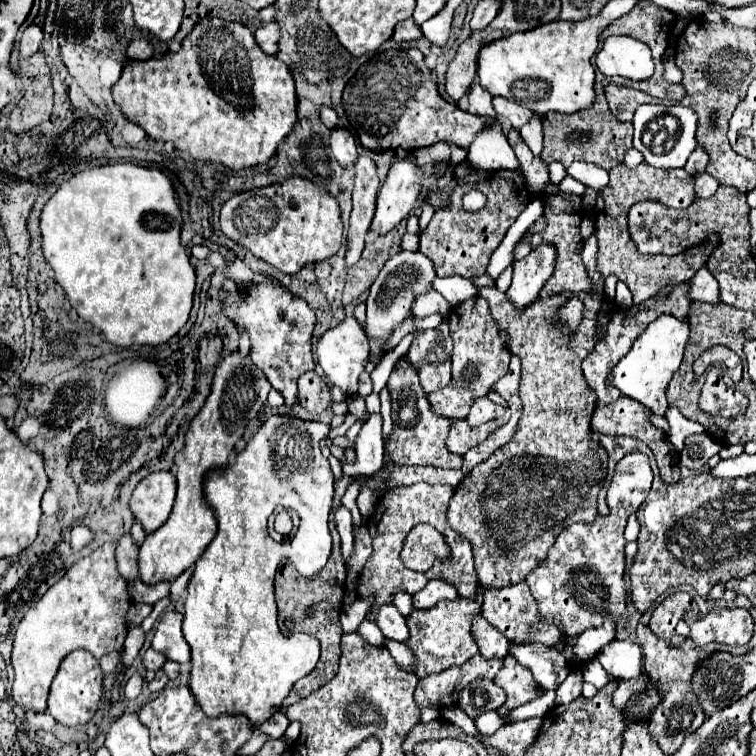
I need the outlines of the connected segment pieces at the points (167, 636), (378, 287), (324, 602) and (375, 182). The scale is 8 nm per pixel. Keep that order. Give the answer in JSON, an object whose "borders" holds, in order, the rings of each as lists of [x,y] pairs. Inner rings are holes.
{"borders":[[[[165,611],[151,647],[161,651],[167,659],[177,661],[177,663],[187,663],[189,661],[189,645],[181,633],[181,623],[183,623],[183,615],[179,611]]],[[[399,251],[383,265],[383,269],[381,269],[379,277],[375,279],[375,283],[371,285],[369,297],[367,297],[367,335],[371,339],[371,359],[375,363],[379,363],[383,359],[383,355],[381,355],[383,339],[389,337],[393,327],[411,313],[413,297],[429,291],[433,279],[435,279],[433,263],[419,251],[415,251],[415,253]]],[[[331,519],[329,529],[331,529],[331,537],[333,537],[333,551],[321,573],[307,579],[307,577],[297,575],[297,571],[293,569],[293,565],[289,561],[283,561],[283,565],[279,567],[279,571],[275,575],[275,599],[277,599],[277,607],[279,607],[279,627],[285,629],[285,619],[289,617],[295,623],[293,631],[309,633],[309,635],[317,637],[321,643],[321,659],[319,659],[317,667],[313,669],[313,673],[309,673],[307,677],[303,677],[301,681],[295,683],[295,689],[291,689],[289,697],[283,701],[283,707],[291,705],[293,701],[299,701],[301,697],[309,697],[311,693],[315,693],[319,689],[319,685],[325,685],[327,681],[331,681],[339,669],[339,657],[341,657],[339,641],[343,635],[343,629],[339,623],[339,613],[343,609],[343,597],[345,597],[345,561],[341,555],[339,533],[333,525],[333,519]],[[307,607],[313,607],[311,617],[305,617]]],[[[361,155],[355,163],[355,189],[353,189],[353,211],[351,211],[351,227],[347,235],[347,267],[353,267],[363,251],[365,235],[369,231],[377,191],[379,191],[379,179],[375,163]]]]}

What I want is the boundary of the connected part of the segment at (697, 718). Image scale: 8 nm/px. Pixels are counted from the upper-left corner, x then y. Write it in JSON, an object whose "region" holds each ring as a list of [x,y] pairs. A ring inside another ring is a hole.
{"region":[[[649,607],[641,615],[639,625],[637,625],[637,639],[639,639],[641,651],[643,651],[645,671],[647,671],[649,679],[653,681],[655,689],[659,689],[659,693],[661,693],[661,705],[657,705],[651,713],[651,735],[661,743],[663,753],[669,755],[669,753],[675,753],[681,747],[687,733],[695,731],[705,721],[703,707],[701,707],[701,703],[697,701],[697,695],[691,689],[691,679],[693,679],[693,673],[697,671],[699,663],[713,655],[713,645],[687,647],[687,651],[685,651],[683,645],[669,645],[667,641],[653,635],[653,631],[649,629],[651,613],[653,613],[653,607]]]}

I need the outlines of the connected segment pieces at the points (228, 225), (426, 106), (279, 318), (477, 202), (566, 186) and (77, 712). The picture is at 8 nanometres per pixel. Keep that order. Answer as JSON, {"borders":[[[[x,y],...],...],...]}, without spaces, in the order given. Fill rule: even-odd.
{"borders":[[[[287,177],[281,183],[243,191],[221,207],[221,231],[235,243],[247,247],[255,257],[283,273],[297,273],[307,263],[335,255],[341,247],[341,209],[337,199],[305,177]]],[[[387,49],[383,53],[373,55],[367,63],[363,63],[357,73],[349,79],[343,91],[343,109],[351,123],[351,129],[359,143],[371,151],[387,151],[387,149],[405,149],[413,151],[417,147],[429,147],[437,141],[453,143],[459,147],[469,147],[475,135],[485,127],[487,119],[461,111],[457,105],[447,103],[437,93],[437,83],[431,81],[431,71],[425,67],[425,57],[419,49]]],[[[267,279],[263,285],[253,285],[241,297],[223,291],[225,315],[241,325],[251,337],[251,359],[267,375],[267,381],[277,389],[285,405],[297,403],[297,379],[305,371],[313,369],[311,337],[317,323],[315,311],[289,289],[279,285],[275,279]]],[[[469,191],[465,197],[463,197],[463,207],[467,211],[477,211],[479,207],[485,205],[485,195],[479,193],[479,191]]],[[[567,175],[567,177],[561,181],[559,189],[561,189],[561,191],[575,193],[575,195],[583,195],[583,193],[585,193],[585,189],[587,189],[587,185],[583,185],[581,181],[577,181],[577,179],[573,179],[573,177],[569,177],[569,175]]],[[[83,649],[71,651],[63,659],[63,663],[59,667],[59,673],[53,679],[53,685],[51,685],[51,691],[49,691],[49,707],[47,707],[47,711],[59,723],[69,725],[69,727],[87,723],[95,715],[97,705],[101,701],[101,695],[103,695],[103,687],[101,687],[103,675],[105,673],[103,673],[103,669],[99,665],[99,659],[95,659],[91,653],[85,653]]]]}

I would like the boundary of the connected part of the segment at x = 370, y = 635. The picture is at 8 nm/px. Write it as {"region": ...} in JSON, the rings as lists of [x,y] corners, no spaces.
{"region":[[[363,621],[361,627],[359,627],[359,635],[371,643],[371,645],[377,645],[377,647],[385,647],[385,637],[381,633],[381,629],[375,625],[375,623],[369,623],[369,621]]]}

